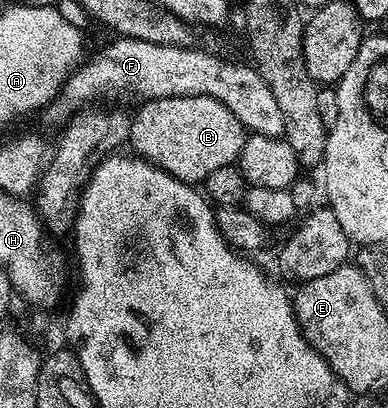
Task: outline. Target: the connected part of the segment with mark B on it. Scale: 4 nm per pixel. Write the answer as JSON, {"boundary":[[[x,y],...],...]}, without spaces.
{"boundary":[[[153,97],[145,100],[144,105],[137,113],[131,114],[132,126],[128,132],[127,144],[132,145],[131,152],[137,157],[143,157],[150,164],[165,169],[170,175],[174,175],[180,181],[189,183],[207,182],[218,167],[236,165],[240,160],[240,152],[244,146],[246,130],[234,115],[218,99],[209,97]]]}

